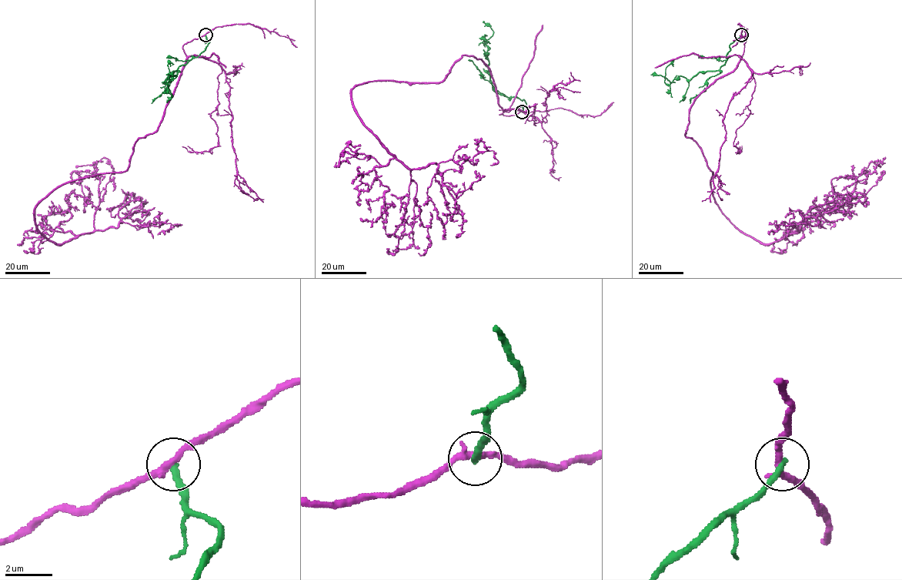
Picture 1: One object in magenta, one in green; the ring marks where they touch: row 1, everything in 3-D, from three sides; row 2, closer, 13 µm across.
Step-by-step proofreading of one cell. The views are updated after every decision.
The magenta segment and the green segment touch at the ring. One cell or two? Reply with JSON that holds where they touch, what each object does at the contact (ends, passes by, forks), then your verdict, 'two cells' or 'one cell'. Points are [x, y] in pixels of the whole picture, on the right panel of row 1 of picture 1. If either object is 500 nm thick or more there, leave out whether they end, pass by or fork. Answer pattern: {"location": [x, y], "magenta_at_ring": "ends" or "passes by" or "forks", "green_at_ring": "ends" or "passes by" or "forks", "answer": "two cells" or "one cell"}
{"location": [741, 35], "magenta_at_ring": "passes by", "green_at_ring": "ends", "answer": "two cells"}

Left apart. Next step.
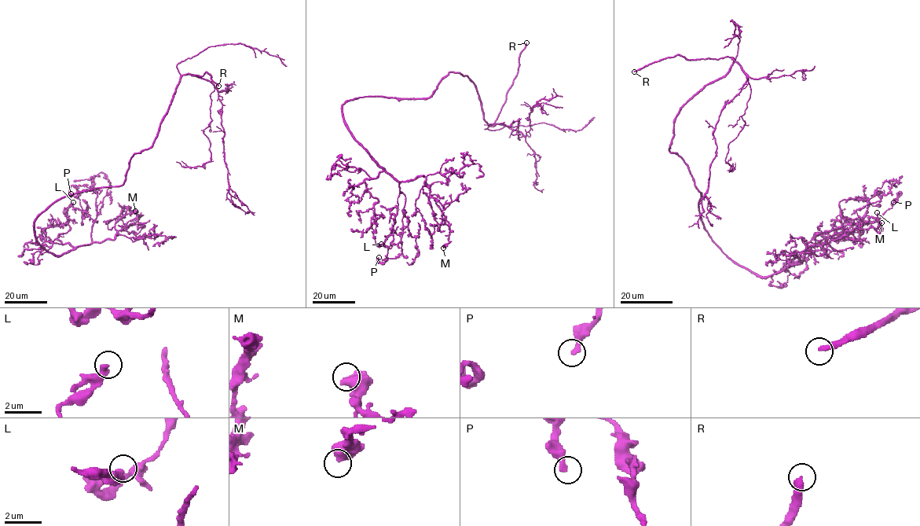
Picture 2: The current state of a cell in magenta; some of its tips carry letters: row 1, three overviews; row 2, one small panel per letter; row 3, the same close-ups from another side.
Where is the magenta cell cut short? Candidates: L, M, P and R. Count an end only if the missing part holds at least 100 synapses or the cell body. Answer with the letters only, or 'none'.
R

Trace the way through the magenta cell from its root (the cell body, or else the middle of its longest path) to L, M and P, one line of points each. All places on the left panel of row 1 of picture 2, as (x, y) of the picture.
L: (122, 183), (64, 196), (37, 218), (34, 238), (54, 254), (75, 248), (56, 239), (73, 202)
M: (122, 183), (56, 199), (36, 219), (34, 238), (62, 255), (114, 239), (141, 215), (135, 211)
P: (122, 183), (64, 196), (37, 218), (34, 238), (56, 255), (91, 241), (93, 220), (72, 185), (71, 193)

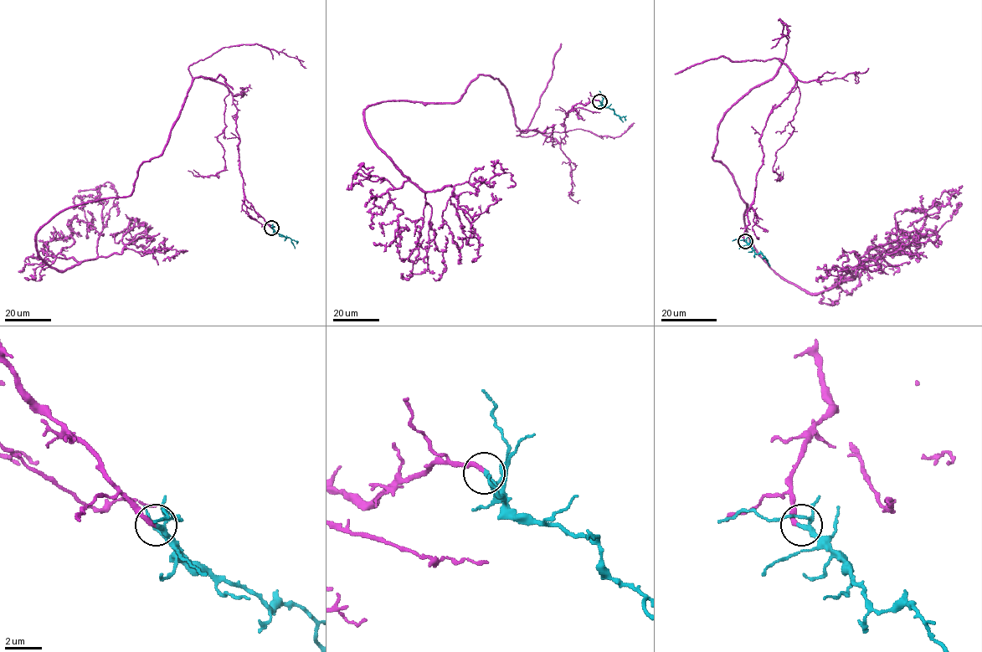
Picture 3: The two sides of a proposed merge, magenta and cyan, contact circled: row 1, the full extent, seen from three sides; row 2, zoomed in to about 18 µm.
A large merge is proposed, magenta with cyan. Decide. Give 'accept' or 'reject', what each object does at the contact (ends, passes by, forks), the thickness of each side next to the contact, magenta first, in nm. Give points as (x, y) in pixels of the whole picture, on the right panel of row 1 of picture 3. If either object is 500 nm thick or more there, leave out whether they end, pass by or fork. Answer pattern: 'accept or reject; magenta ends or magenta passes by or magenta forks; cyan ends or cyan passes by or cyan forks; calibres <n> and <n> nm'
accept; magenta ends; cyan forks; calibres 240 and 170 nm

